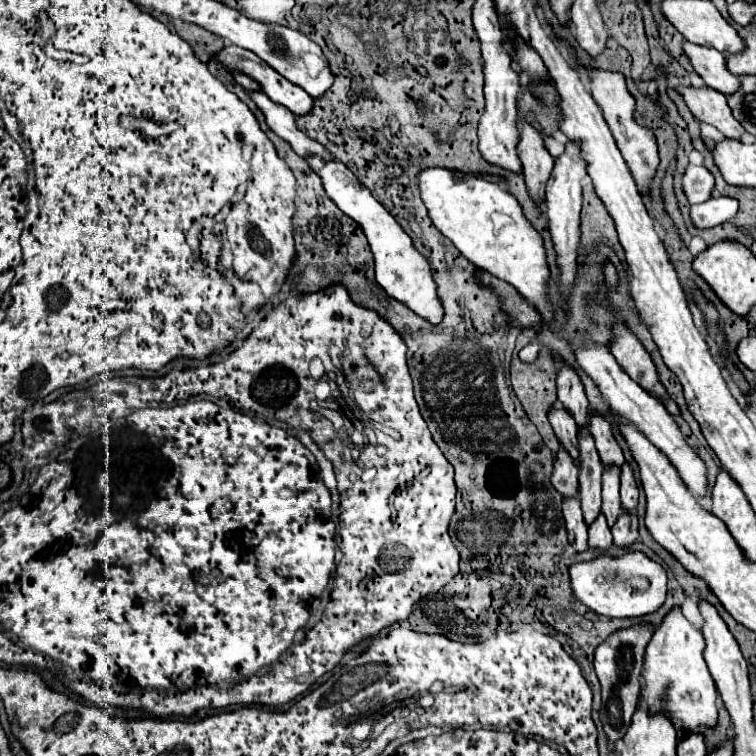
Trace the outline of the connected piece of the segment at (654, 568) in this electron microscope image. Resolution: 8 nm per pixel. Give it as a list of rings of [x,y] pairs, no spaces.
[[[625,551],[619,557],[603,553],[591,561],[573,563],[569,567],[569,577],[571,577],[573,595],[595,613],[609,617],[649,615],[663,605],[667,593],[665,569],[641,551]]]

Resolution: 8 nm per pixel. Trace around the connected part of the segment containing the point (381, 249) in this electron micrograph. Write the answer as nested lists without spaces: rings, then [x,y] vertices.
[[[313,153],[303,159],[313,169],[313,173],[317,173],[321,177],[327,197],[345,215],[349,215],[353,221],[357,221],[363,227],[363,233],[367,235],[369,247],[375,255],[377,283],[387,291],[387,295],[405,303],[411,311],[415,311],[423,319],[431,321],[431,323],[439,323],[443,319],[443,309],[441,309],[441,301],[435,291],[435,283],[431,279],[429,265],[427,265],[425,257],[413,247],[409,235],[397,225],[393,215],[371,195],[371,191],[367,191],[367,187],[363,187],[363,183],[359,183],[359,179],[347,169],[345,163],[341,163],[337,159],[325,161],[323,157],[313,155]]]

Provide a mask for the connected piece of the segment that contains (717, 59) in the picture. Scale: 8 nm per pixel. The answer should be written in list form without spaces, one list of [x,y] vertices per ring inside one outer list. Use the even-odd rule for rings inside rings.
[[[683,43],[683,49],[687,53],[687,57],[691,59],[695,71],[703,77],[703,81],[725,95],[733,95],[739,89],[739,77],[735,77],[729,69],[727,69],[727,59],[723,53],[711,49],[711,47],[703,47],[703,45],[695,45],[695,43]]]

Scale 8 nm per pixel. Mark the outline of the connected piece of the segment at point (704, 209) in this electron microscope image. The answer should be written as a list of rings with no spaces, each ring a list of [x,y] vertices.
[[[719,195],[719,197],[711,197],[705,203],[691,205],[691,219],[693,219],[695,227],[707,229],[707,227],[715,227],[715,225],[735,219],[737,209],[739,209],[737,199]]]

